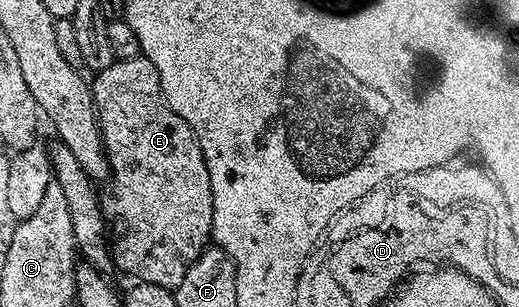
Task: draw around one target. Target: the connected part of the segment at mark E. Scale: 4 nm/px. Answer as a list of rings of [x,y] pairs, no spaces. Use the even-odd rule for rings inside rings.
[[[140,55],[122,61],[114,60],[91,81],[93,106],[109,156],[111,180],[109,190],[100,194],[101,210],[111,234],[113,264],[134,282],[175,291],[183,275],[210,244],[213,231],[213,196],[207,163],[191,127],[171,111],[161,93],[159,71],[151,59]]]

